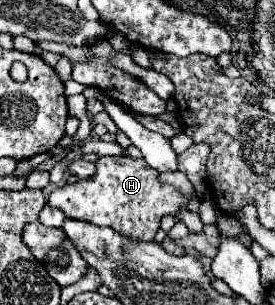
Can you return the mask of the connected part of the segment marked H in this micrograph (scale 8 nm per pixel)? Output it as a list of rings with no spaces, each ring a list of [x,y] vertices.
[[[125,155],[101,157],[99,169],[93,177],[57,187],[47,197],[47,203],[61,209],[71,219],[115,227],[139,241],[151,241],[159,229],[161,217],[175,215],[179,207],[187,205],[187,197],[183,197],[175,187],[161,183],[157,179],[157,171],[147,167],[143,159]]]

